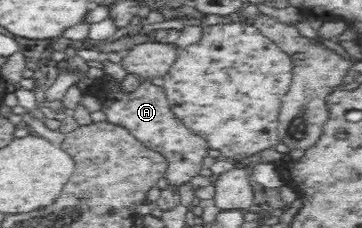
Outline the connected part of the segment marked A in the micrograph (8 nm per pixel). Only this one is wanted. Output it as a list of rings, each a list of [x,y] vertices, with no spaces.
[[[144,80],[134,93],[119,93],[113,89],[111,93],[99,95],[100,109],[107,120],[118,126],[127,128],[148,149],[161,153],[168,161],[168,169],[164,174],[171,185],[180,186],[187,183],[202,169],[202,161],[207,156],[209,145],[197,134],[193,133],[170,108],[163,87]]]

